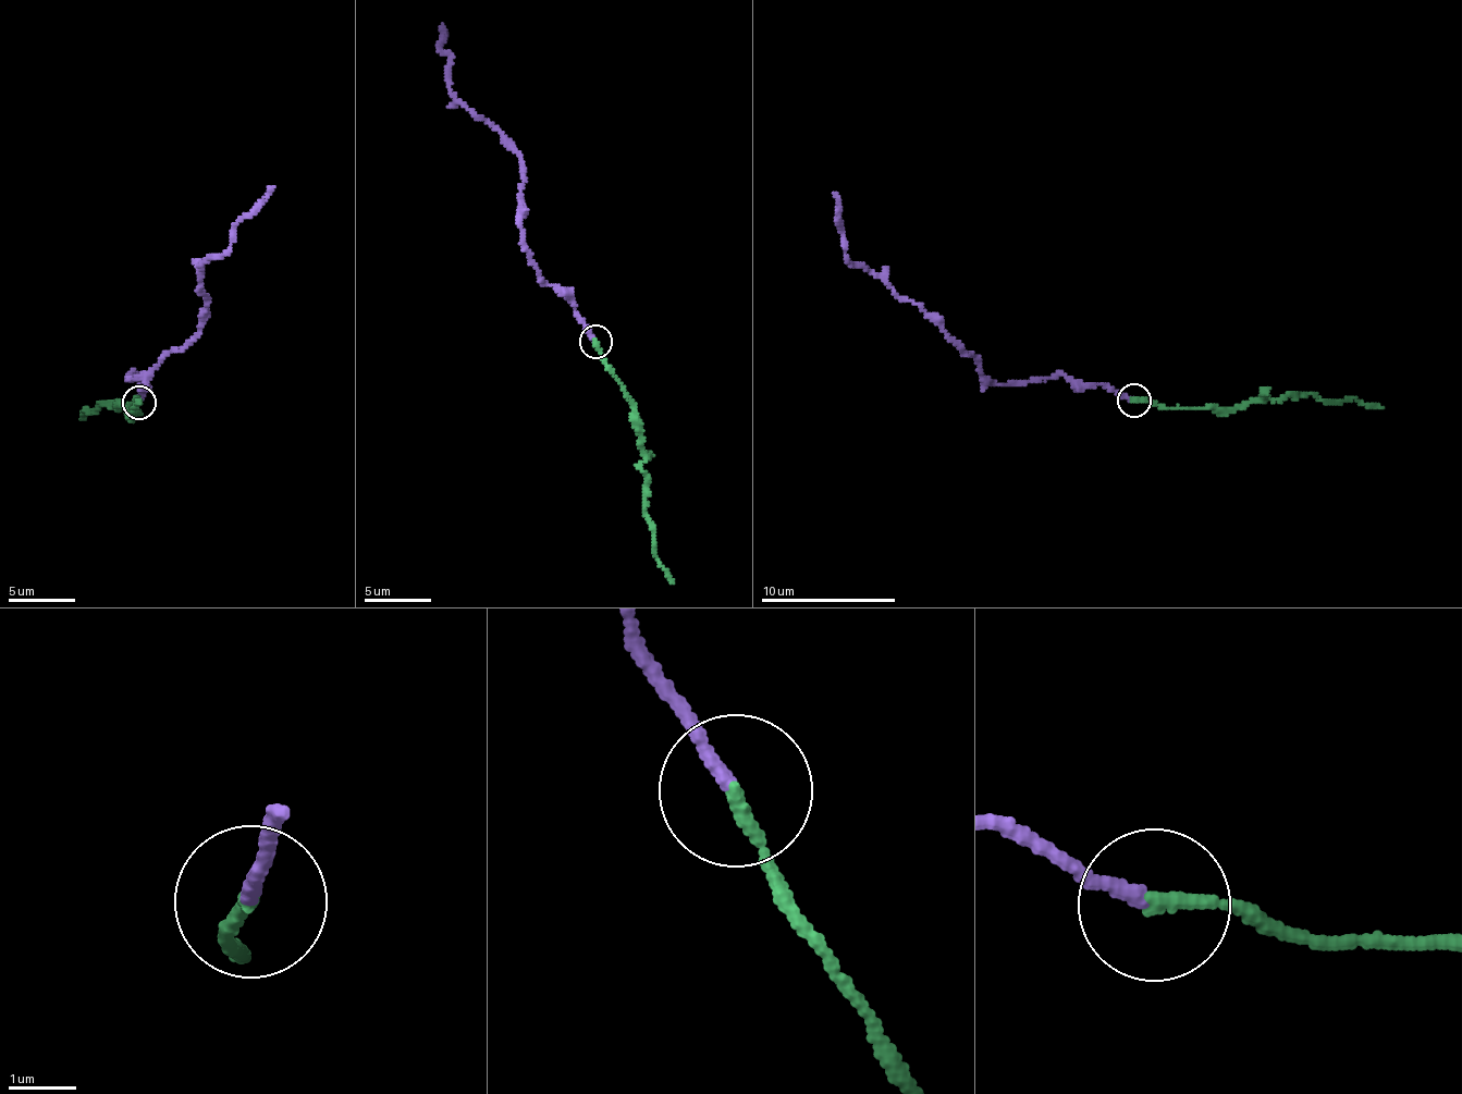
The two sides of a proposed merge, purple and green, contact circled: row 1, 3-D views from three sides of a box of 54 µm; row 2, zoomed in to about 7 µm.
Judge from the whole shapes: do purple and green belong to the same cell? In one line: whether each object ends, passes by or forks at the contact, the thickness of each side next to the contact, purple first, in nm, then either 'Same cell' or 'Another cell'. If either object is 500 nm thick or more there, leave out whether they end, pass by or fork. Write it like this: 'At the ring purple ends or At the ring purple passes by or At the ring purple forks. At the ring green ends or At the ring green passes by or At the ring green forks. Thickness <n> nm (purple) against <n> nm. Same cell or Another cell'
At the ring purple ends. At the ring green ends. Thickness 190 nm (purple) against 220 nm. Same cell

